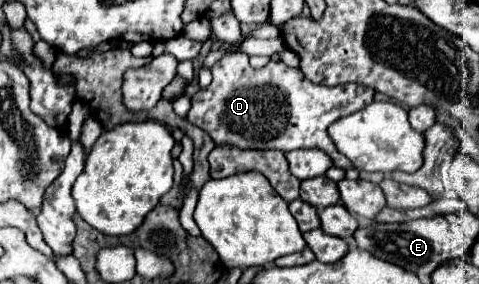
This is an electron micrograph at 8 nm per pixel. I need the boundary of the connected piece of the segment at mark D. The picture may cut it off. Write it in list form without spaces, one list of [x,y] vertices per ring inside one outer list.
[[[234,52],[224,58],[220,58],[212,66],[212,84],[206,90],[200,90],[192,96],[192,106],[188,112],[188,120],[194,126],[200,126],[204,132],[212,136],[216,144],[232,144],[238,148],[276,148],[282,152],[298,150],[298,148],[320,148],[324,150],[336,166],[348,170],[350,162],[332,146],[332,140],[328,136],[328,126],[336,122],[338,118],[352,114],[366,104],[370,104],[374,98],[374,90],[360,86],[360,84],[344,84],[344,86],[322,86],[310,82],[300,68],[290,68],[282,60],[274,62],[270,60],[268,66],[254,70],[248,64],[248,56],[244,52]]]

